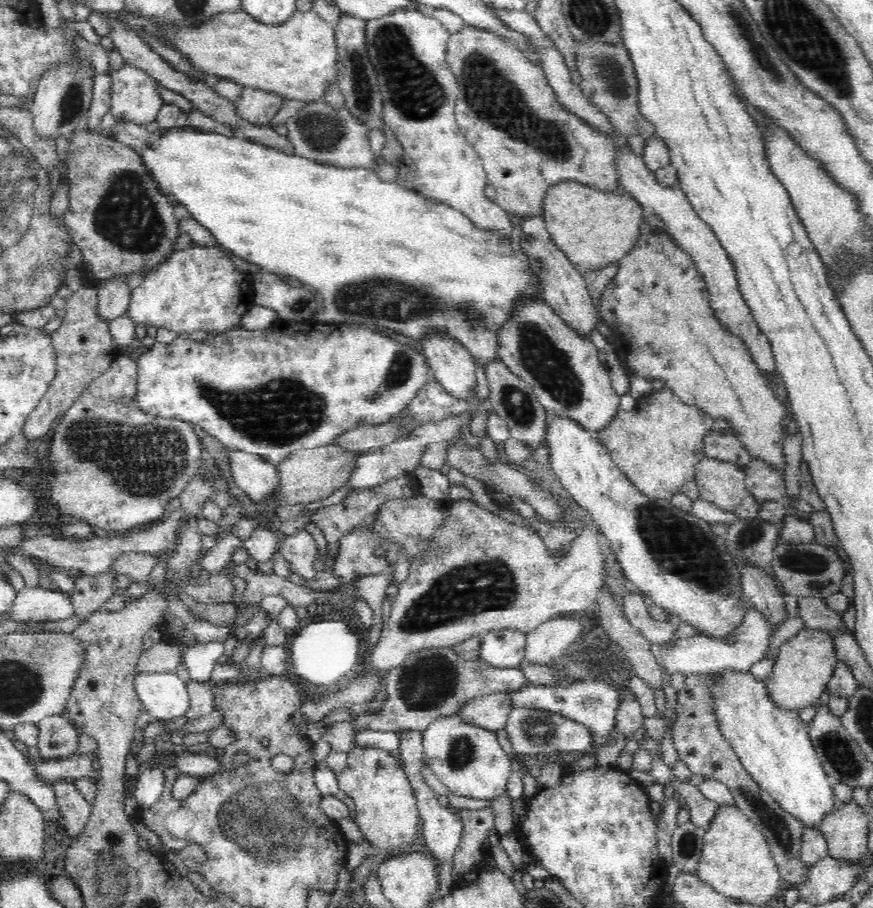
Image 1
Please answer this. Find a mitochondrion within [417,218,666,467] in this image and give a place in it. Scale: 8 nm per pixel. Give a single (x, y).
(548, 362)

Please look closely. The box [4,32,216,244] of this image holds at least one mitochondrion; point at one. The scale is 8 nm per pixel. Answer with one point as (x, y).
(72, 97)

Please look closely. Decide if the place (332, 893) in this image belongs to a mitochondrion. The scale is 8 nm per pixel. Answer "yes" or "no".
no

